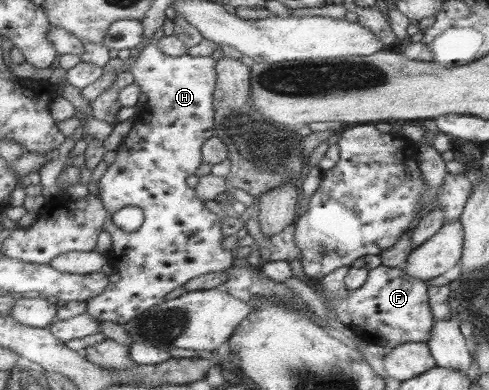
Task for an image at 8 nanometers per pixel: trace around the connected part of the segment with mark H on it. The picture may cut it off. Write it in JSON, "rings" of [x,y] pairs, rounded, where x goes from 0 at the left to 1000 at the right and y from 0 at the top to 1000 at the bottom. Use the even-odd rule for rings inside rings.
{"rings":[[[317,110],[297,115],[280,138],[280,151],[260,182],[268,185],[272,208],[284,218],[288,236],[297,238],[297,269],[313,310],[278,310],[266,326],[235,382],[235,413],[217,428],[202,456],[200,479],[188,482],[219,546],[231,546],[256,528],[272,528],[292,544],[292,567],[276,592],[247,592],[227,569],[223,554],[215,559],[213,590],[225,600],[227,613],[227,654],[219,654],[219,664],[231,687],[239,690],[237,700],[247,715],[215,736],[204,756],[176,777],[176,800],[190,821],[247,833],[288,808],[301,790],[331,774],[342,751],[374,733],[387,715],[472,687],[476,654],[472,644],[458,641],[452,626],[452,564],[444,549],[423,538],[415,518],[399,505],[397,485],[378,472],[378,459],[399,444],[413,413],[415,364],[440,341],[434,238],[440,228],[442,156],[427,144],[391,146],[382,138],[346,146],[329,136]],[[284,321],[297,321],[297,341],[288,341]]]}

